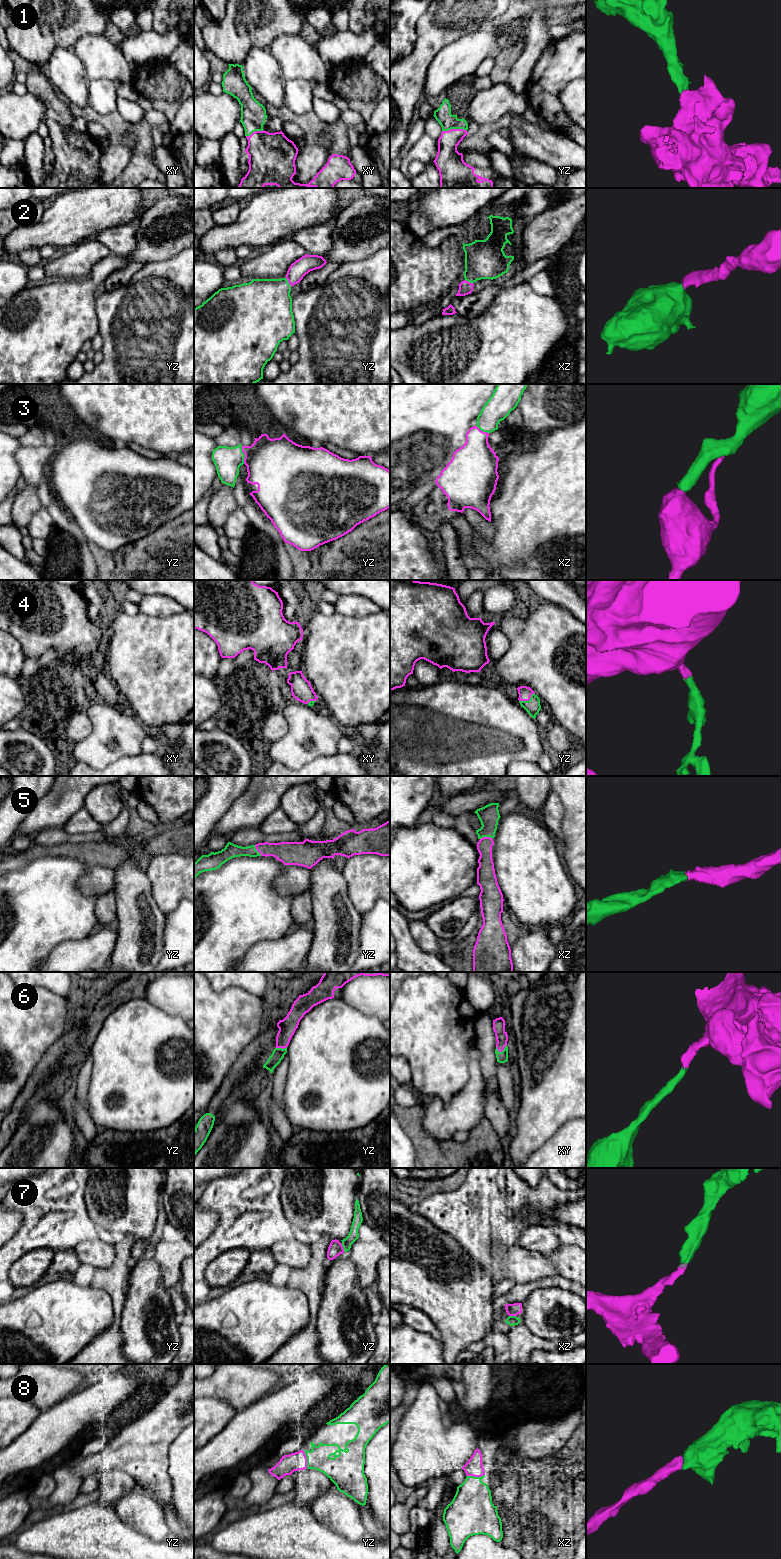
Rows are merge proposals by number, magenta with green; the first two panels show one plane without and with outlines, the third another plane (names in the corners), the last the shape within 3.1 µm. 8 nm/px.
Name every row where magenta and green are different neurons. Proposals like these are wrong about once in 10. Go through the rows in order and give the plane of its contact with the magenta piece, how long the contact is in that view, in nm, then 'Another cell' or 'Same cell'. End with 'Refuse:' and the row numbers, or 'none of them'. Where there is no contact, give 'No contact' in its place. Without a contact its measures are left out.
1: Touches magenta in yz. Shared border 200 nm. Same cell
2: Touches magenta in yz. Shared border 90 nm. Same cell
3: Touches magenta in yz. Shared border 150 nm. Same cell
4: Touches magenta in yz. Shared border 140 nm. Same cell
5: Touches magenta in xz. Shared border 100 nm. Same cell
6: Touches magenta in xy. Shared border 90 nm. Same cell
7: Touches magenta in yz. Shared border 70 nm. Same cell
8: Touches magenta in yz. Shared border 150 nm. Same cell
Refuse: none of them

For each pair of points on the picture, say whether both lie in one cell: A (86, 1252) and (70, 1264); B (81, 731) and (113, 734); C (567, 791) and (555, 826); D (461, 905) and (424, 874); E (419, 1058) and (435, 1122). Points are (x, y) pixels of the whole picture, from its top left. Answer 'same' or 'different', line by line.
A: different
B: different
C: different
D: different
E: different

